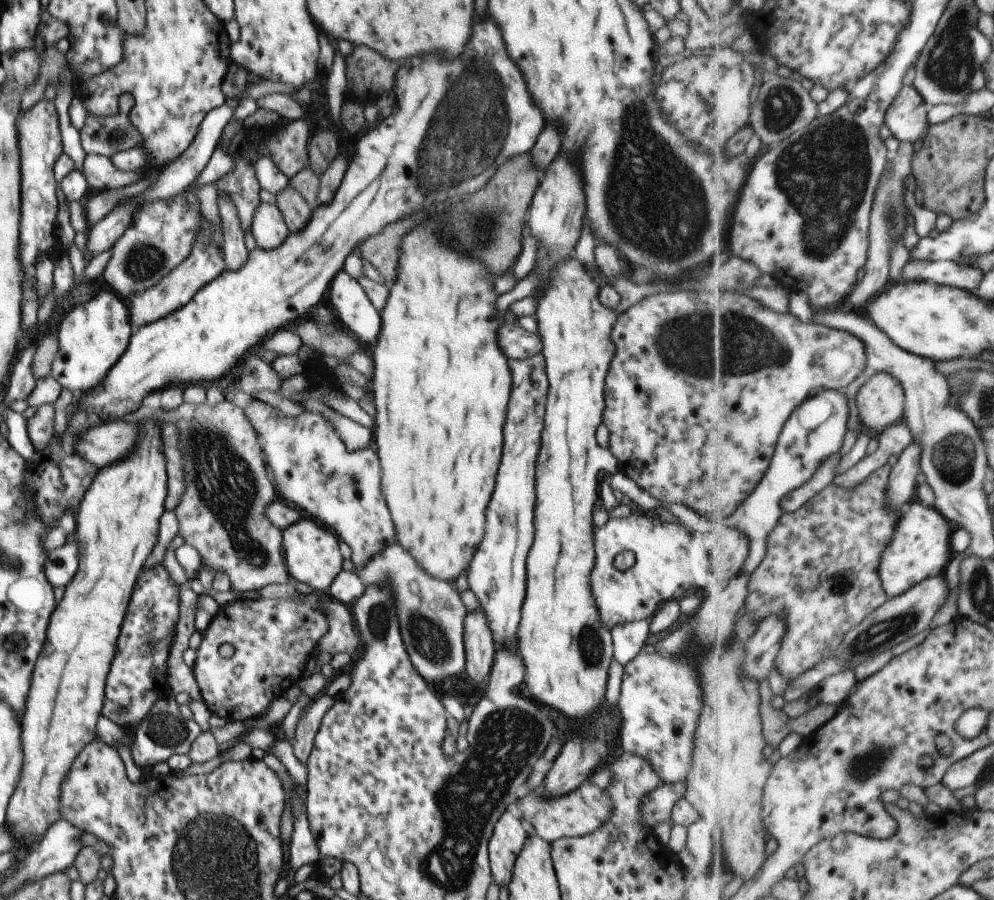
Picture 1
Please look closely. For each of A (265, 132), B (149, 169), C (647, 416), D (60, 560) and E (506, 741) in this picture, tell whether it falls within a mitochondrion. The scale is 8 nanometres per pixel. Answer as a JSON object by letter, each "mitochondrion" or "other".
{"A":"other","B":"other","C":"other","D":"mitochondrion","E":"mitochondrion"}

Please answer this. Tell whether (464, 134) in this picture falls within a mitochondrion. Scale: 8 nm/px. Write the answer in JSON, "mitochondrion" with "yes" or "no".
{"mitochondrion":"yes"}

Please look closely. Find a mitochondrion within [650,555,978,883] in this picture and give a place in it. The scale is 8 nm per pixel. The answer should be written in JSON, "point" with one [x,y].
{"point":[882,633]}

